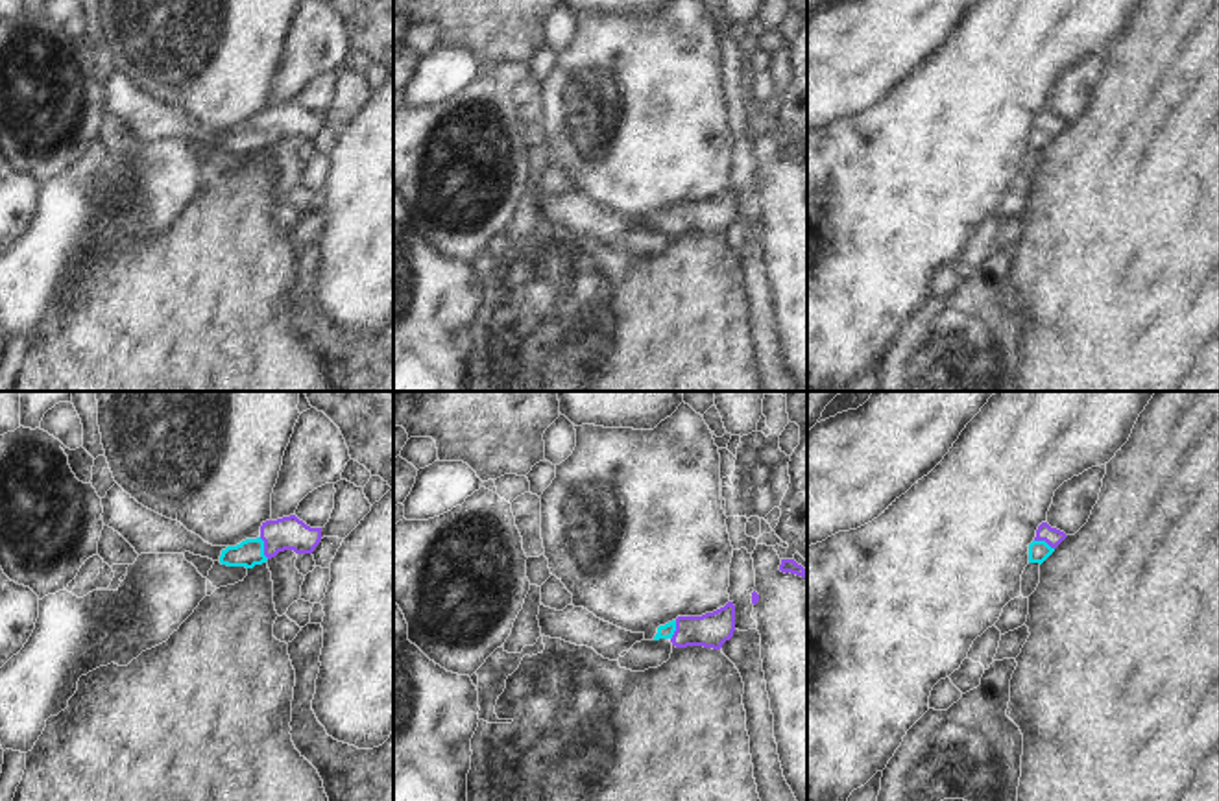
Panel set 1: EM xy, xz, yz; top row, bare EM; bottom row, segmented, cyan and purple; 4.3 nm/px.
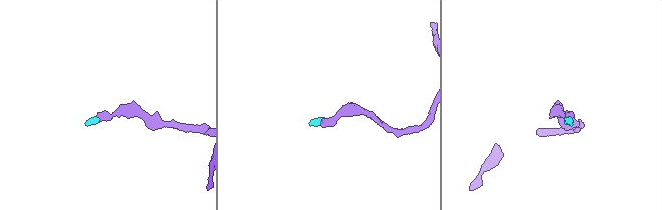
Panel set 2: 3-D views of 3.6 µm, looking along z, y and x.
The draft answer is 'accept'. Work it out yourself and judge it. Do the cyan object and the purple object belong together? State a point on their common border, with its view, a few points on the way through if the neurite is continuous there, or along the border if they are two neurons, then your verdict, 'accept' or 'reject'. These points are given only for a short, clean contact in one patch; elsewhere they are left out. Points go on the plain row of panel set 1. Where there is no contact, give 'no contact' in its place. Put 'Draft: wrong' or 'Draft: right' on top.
Draft: right
meets cyan in xy at (263, 135); runs through xy (250, 139), (263, 135), (285, 120); accept

